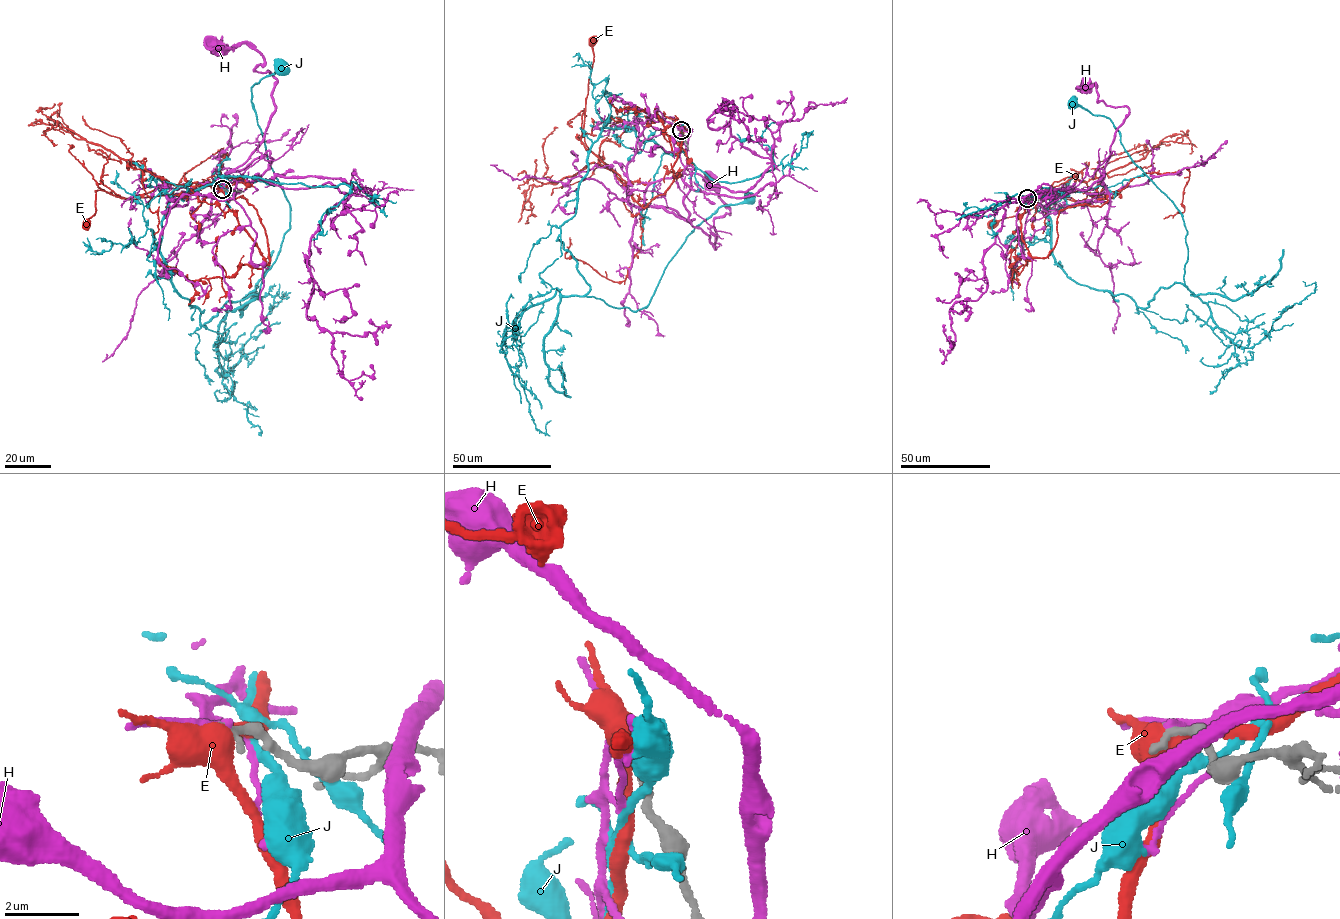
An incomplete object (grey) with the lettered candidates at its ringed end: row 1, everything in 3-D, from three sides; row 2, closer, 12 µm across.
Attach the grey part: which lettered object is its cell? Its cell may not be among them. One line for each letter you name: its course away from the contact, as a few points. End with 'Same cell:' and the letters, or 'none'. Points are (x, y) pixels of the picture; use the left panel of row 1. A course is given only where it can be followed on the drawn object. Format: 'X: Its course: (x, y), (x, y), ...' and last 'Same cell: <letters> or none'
Same cell: none

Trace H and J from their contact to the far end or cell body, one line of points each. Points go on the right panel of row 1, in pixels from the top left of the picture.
H: (1027, 198), (1073, 188), (1106, 193), (1100, 179), (1114, 132), (1129, 111), (1098, 100), (1096, 84), (1085, 87)
J: (1028, 199), (1053, 191), (1052, 254), (1079, 284), (1145, 308), (1184, 285), (1183, 215), (1112, 121), (1073, 102)

